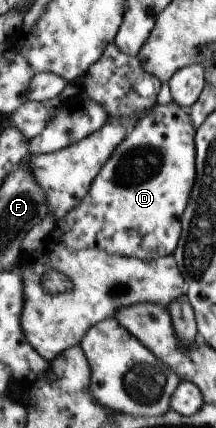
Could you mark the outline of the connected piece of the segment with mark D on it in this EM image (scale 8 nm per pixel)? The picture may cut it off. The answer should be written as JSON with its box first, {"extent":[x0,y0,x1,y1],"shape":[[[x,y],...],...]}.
{"extent":[54,101,196,260],"shape":[[[174,101],[161,105],[154,104],[152,109],[142,114],[130,127],[127,135],[112,151],[112,155],[92,180],[88,193],[82,197],[78,207],[68,211],[62,219],[55,220],[54,227],[60,227],[62,231],[58,242],[72,251],[96,248],[109,254],[143,260],[172,256],[180,237],[180,218],[186,209],[188,194],[194,185],[196,175],[194,134],[195,128],[190,121],[188,109],[178,107]]]}

